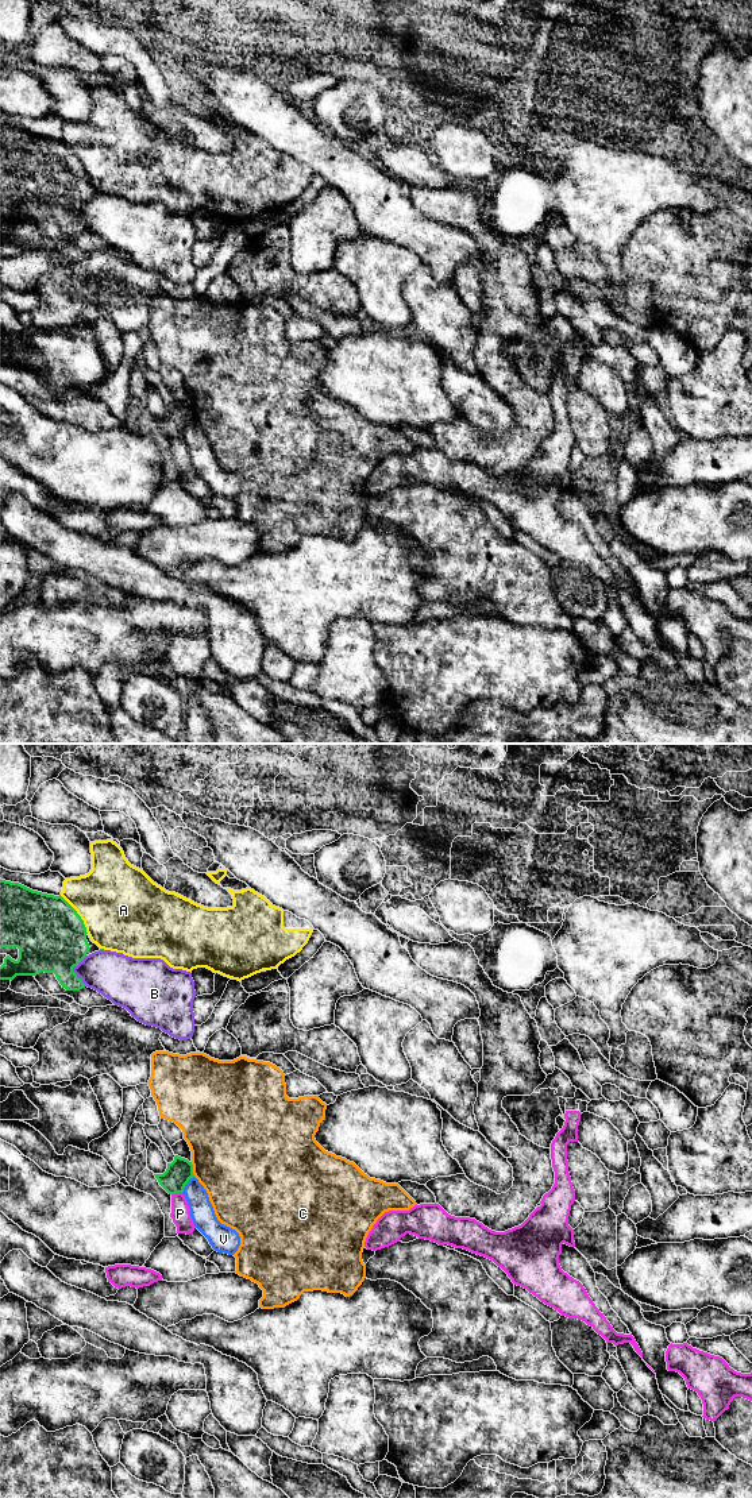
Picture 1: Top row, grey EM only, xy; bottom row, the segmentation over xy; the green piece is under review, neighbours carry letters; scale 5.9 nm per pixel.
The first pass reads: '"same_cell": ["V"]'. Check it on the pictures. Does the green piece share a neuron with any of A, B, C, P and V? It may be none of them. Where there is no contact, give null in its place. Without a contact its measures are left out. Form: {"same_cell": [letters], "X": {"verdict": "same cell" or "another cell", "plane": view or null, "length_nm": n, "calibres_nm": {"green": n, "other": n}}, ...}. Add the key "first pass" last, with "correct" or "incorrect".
{"same_cell": [], "A": {"verdict": "another cell", "plane": "xy", "length_nm": 280, "calibres_nm": {"green": 420, "other": 460}}, "B": {"verdict": "another cell", "plane": "xy", "length_nm": 180, "calibres_nm": {"green": 420, "other": 280}}, "C": {"verdict": "another cell", "plane": "xy", "length_nm": 90, "calibres_nm": {"green": 150, "other": 480}}, "P": {"verdict": "another cell", "plane": "xy", "length_nm": 70, "calibres_nm": {"green": 150, "other": 110}}, "V": {"verdict": "another cell", "plane": "xy", "length_nm": 130, "calibres_nm": {"green": 150, "other": 140}}, "first pass": "incorrect"}

